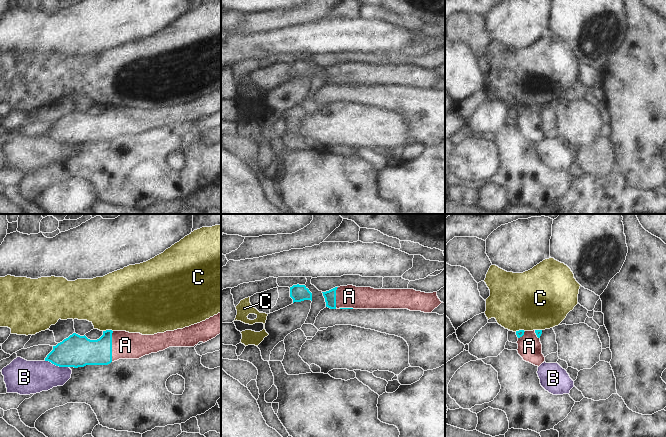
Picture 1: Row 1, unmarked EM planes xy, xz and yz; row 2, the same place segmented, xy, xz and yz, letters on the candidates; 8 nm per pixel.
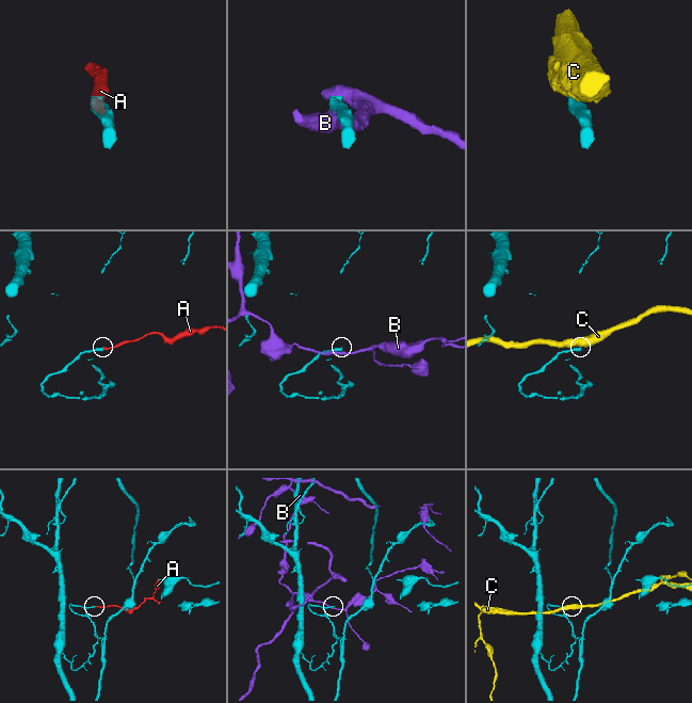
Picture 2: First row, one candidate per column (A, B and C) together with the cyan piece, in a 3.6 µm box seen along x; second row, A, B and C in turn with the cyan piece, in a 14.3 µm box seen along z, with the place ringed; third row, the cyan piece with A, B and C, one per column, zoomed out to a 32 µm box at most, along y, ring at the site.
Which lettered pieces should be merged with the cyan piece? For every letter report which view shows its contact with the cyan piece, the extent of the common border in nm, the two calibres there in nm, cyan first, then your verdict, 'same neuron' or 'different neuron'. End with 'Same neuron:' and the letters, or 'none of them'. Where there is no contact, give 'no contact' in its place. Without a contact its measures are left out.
A: contact in xy; length 240 nm; calibres 240 and 220 nm; same neuron
B: contact in xy; length 200 nm; calibres 260 and 280 nm; different neuron
C: contact in xy; length 80 nm; calibres 220 and 480 nm; different neuron
Same neuron: A

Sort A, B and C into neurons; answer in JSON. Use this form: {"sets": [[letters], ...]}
{"sets": [["A"], ["B"], ["C"]]}

